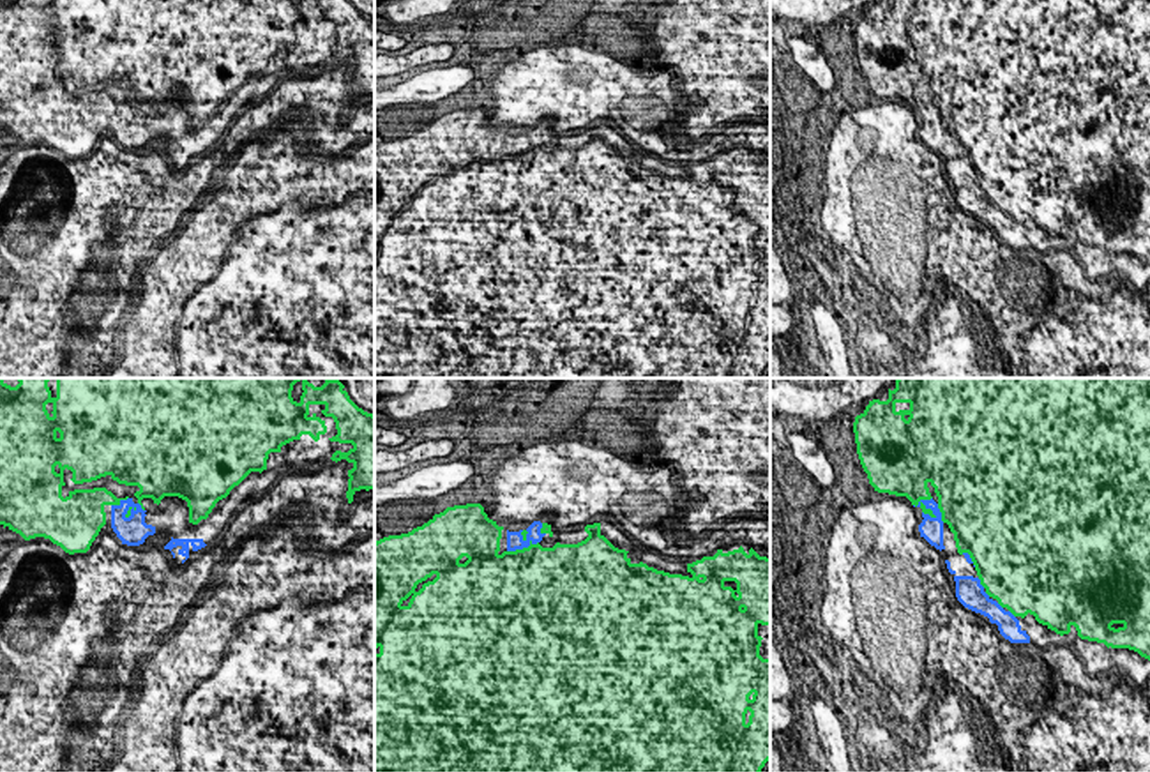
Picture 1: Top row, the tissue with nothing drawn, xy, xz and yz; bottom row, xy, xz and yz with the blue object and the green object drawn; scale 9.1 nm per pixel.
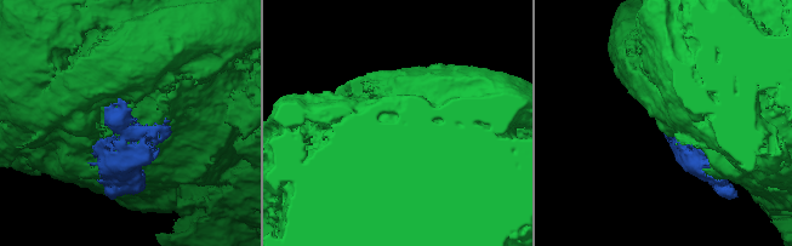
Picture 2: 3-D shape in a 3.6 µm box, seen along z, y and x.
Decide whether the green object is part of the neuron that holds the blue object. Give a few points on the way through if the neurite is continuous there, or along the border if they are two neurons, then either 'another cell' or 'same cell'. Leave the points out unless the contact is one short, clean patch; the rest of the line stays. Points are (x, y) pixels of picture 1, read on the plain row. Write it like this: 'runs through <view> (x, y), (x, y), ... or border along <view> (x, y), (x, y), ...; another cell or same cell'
same cell

